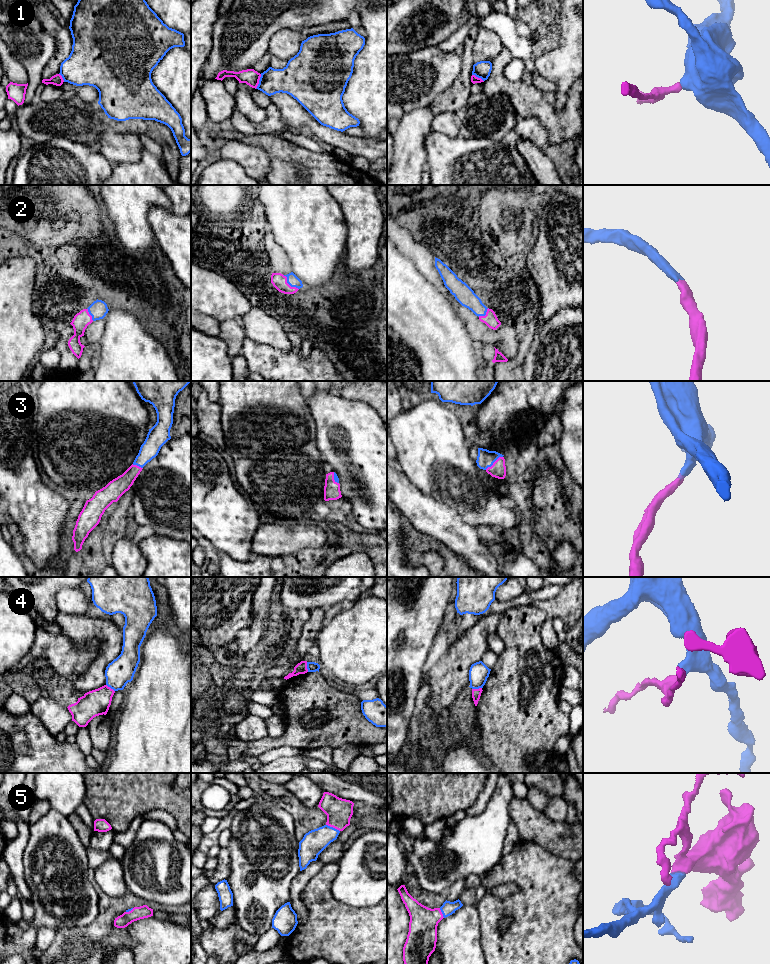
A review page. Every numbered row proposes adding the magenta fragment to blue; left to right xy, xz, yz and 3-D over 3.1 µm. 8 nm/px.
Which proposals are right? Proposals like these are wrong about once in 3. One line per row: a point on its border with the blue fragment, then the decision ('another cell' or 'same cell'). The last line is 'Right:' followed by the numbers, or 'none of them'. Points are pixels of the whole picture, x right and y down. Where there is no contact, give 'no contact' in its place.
1: contact xz (259, 81); another cell
2: contact xz (289, 284); same cell
3: contact yz (493, 462); same cell
4: contact xz (307, 667); another cell
5: contact xz (332, 827); same cell
Right: 2, 3, 5

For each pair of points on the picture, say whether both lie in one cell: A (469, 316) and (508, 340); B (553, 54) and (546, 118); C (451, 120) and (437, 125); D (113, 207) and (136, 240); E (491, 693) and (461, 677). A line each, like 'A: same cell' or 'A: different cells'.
A: same cell
B: different cells
C: same cell
D: same cell
E: different cells

